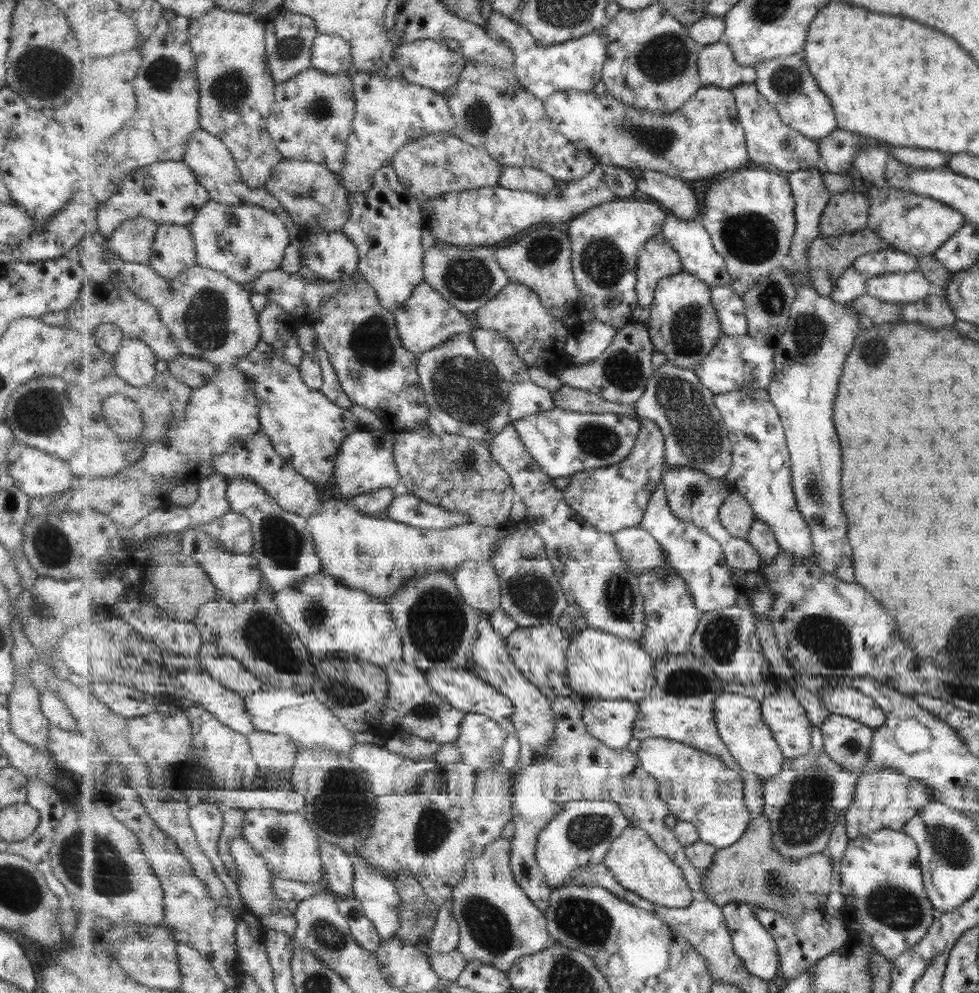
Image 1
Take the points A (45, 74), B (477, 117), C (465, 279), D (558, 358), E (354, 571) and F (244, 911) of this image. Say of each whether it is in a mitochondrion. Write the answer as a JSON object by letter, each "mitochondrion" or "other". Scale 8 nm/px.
{"A":"mitochondrion","B":"mitochondrion","C":"mitochondrion","D":"other","E":"other","F":"other"}

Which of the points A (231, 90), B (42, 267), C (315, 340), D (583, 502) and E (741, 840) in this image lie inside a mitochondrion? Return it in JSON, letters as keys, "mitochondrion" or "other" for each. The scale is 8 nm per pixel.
{"A":"mitochondrion","B":"other","C":"other","D":"other","E":"other"}

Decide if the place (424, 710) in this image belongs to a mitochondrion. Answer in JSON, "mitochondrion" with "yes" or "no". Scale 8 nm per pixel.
{"mitochondrion":"yes"}

